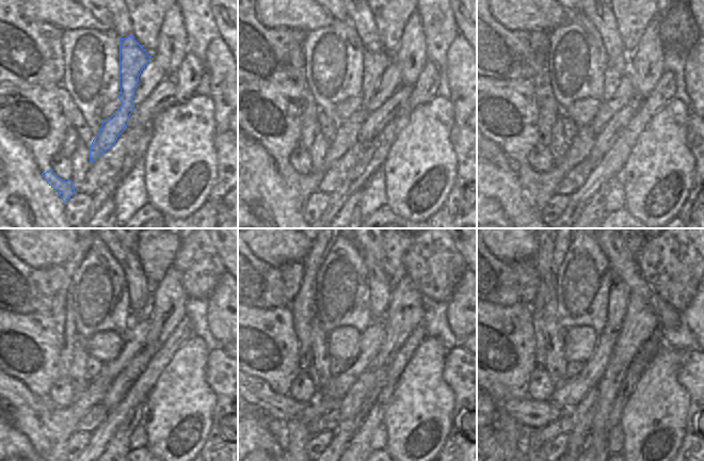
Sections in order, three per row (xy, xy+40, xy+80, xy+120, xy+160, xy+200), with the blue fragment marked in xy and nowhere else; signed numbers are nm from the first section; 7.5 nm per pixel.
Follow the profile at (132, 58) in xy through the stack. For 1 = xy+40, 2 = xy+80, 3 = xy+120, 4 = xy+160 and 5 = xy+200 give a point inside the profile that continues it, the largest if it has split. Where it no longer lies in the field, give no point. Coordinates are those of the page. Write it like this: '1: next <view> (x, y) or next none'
1: next xy+40 (373, 64)
2: next xy+80 (540, 187)
3: next xy+120 (61, 423)
4: next xy+160 (297, 431)
5: next xy+200 (525, 439)

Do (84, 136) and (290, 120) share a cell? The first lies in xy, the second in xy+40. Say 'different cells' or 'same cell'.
same cell

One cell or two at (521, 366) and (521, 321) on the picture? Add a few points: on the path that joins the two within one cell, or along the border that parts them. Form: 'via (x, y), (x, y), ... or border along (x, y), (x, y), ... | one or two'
via (521, 355), (521, 332) | one

